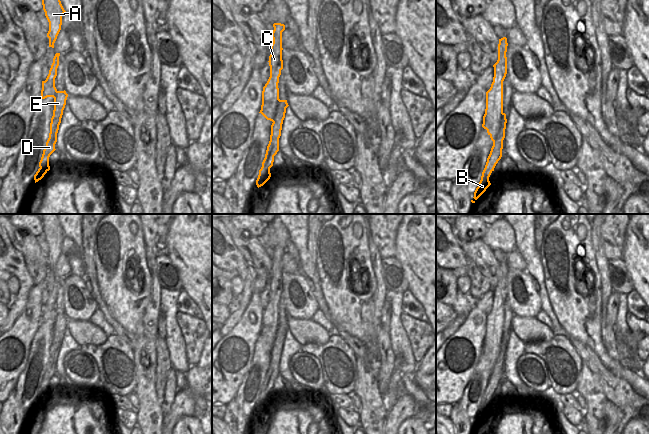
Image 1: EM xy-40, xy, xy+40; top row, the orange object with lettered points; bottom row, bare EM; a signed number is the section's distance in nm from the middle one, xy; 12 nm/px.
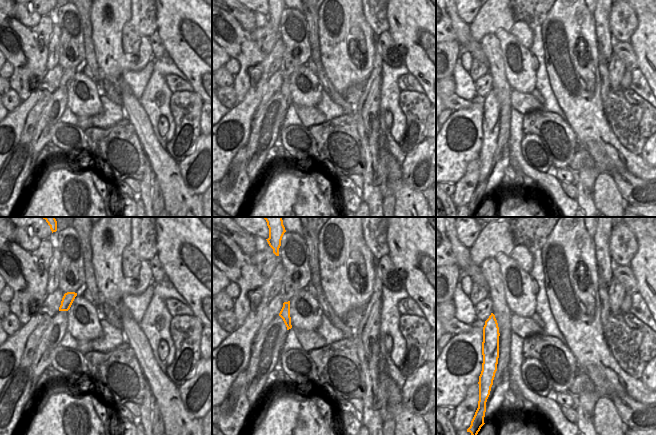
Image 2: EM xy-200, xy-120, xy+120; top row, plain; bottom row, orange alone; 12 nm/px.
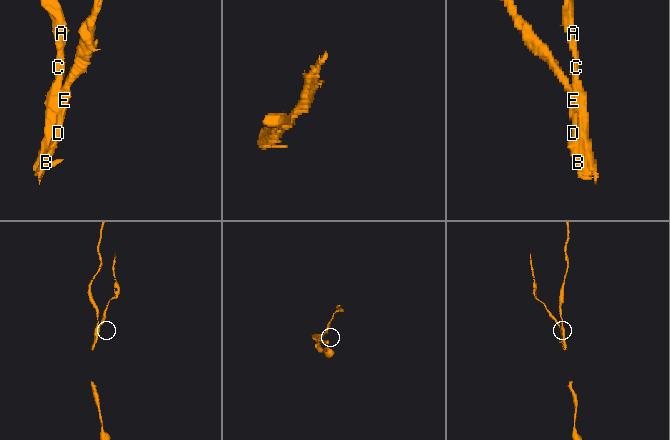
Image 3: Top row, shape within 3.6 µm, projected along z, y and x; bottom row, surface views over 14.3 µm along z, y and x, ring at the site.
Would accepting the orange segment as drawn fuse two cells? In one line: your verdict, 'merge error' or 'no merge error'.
merge error

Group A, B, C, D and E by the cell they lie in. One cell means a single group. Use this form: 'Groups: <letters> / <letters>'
Groups: A B C / D E

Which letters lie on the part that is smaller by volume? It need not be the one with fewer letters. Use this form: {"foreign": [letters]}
{"foreign": ["D", "E"]}

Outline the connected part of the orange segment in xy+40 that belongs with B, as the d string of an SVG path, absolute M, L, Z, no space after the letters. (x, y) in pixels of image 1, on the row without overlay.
M484 392L481 400L481 404L479 406L478 411L476 412L474 416L474 425L471 424L472 427L475 427L475 425L486 415L486 413L491 409L489 405L489 401L491 399L492 395L489 392Z

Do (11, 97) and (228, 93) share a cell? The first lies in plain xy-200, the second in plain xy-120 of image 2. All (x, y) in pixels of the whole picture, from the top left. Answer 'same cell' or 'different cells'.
same cell

